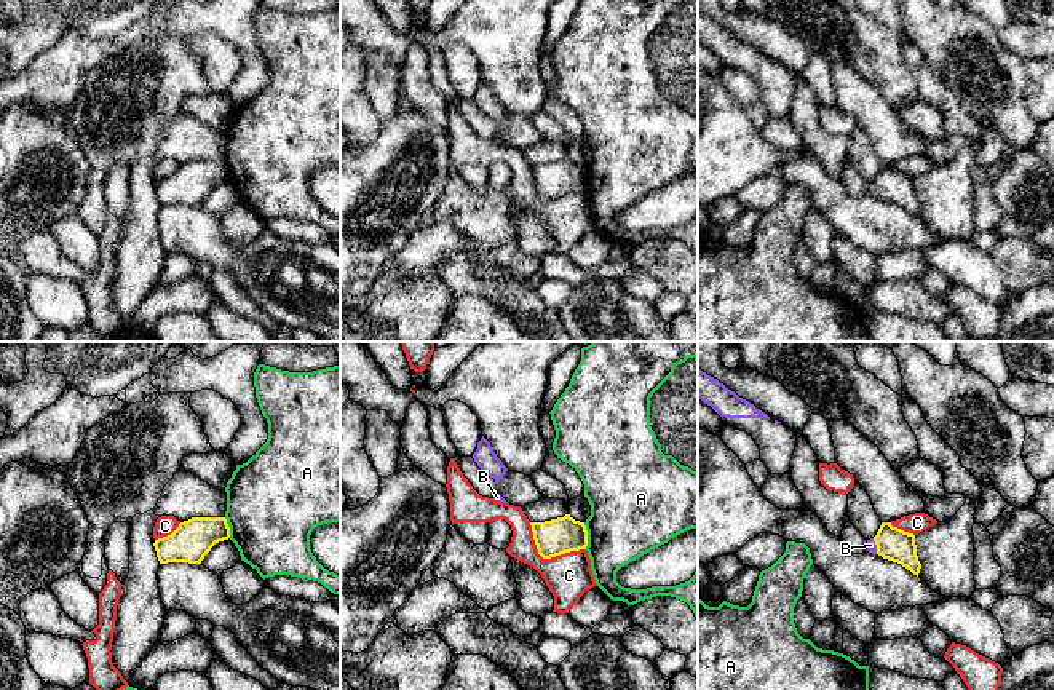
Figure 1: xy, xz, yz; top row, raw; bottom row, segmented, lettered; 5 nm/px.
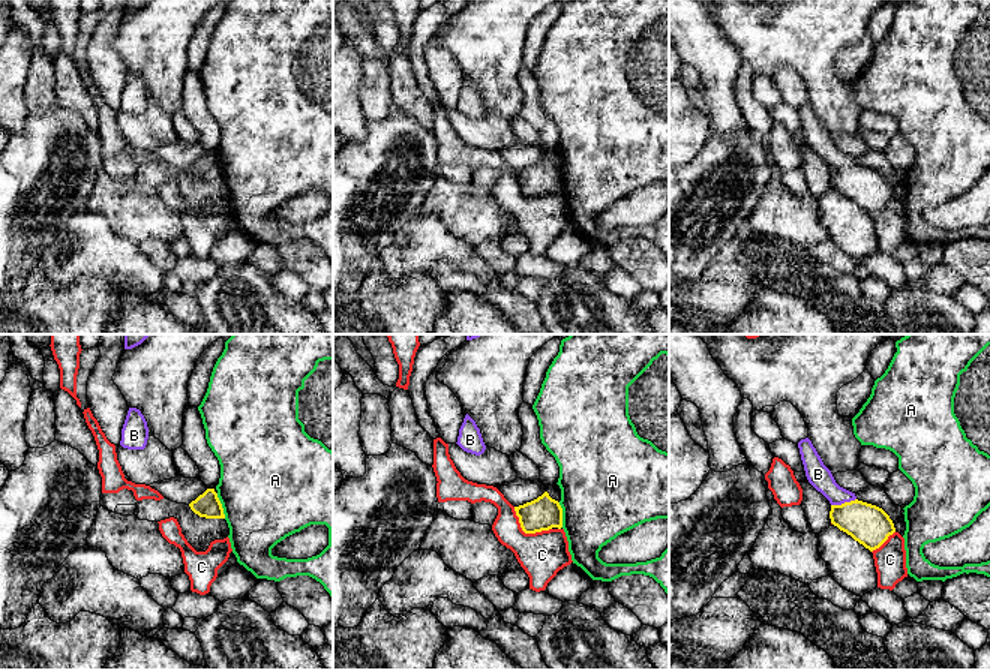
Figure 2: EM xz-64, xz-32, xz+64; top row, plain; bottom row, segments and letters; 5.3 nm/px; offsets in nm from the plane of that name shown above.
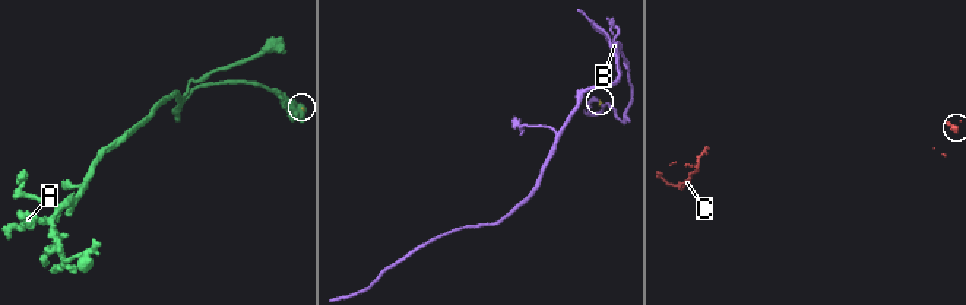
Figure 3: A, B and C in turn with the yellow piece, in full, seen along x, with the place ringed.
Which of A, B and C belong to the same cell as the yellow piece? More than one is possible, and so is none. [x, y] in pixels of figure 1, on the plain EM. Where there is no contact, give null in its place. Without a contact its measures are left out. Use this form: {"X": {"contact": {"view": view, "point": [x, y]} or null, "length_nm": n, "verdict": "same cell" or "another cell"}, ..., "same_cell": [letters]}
{"A": {"contact": {"view": "xz", "point": [586, 178]}, "length_nm": 140, "verdict": "another cell"}, "B": {"contact": {"view": "yz", "point": [877, 189]}, "length_nm": 80, "verdict": "same cell"}, "C": {"contact": {"view": "xz", "point": [546, 200]}, "length_nm": 320, "verdict": "another cell"}, "same_cell": ["B"]}

